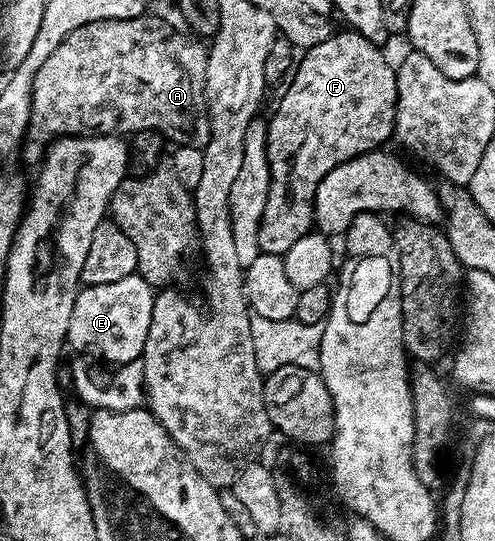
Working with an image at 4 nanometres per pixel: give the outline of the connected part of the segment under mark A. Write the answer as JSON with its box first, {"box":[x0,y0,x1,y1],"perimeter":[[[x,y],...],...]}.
{"box":[31,16,210,147],"perimeter":[[[149,16],[139,18],[107,18],[106,20],[94,20],[90,24],[82,24],[50,52],[46,64],[38,68],[38,72],[32,81],[32,120],[31,129],[41,130],[44,134],[51,136],[131,136],[139,130],[157,130],[164,135],[169,143],[182,146],[204,147],[210,140],[210,124],[208,123],[208,103],[204,92],[204,81],[206,80],[206,64],[208,55],[203,41],[193,40],[187,33],[175,34],[168,26],[155,22]]]}

